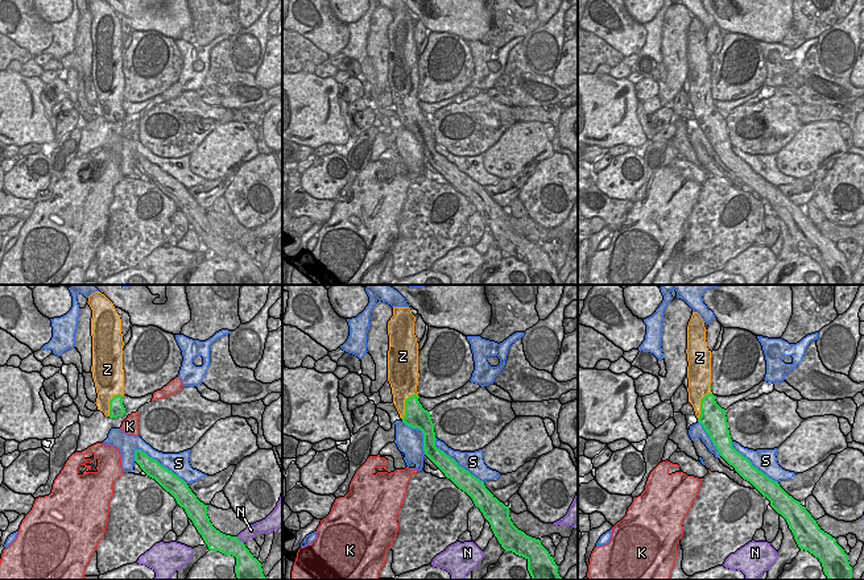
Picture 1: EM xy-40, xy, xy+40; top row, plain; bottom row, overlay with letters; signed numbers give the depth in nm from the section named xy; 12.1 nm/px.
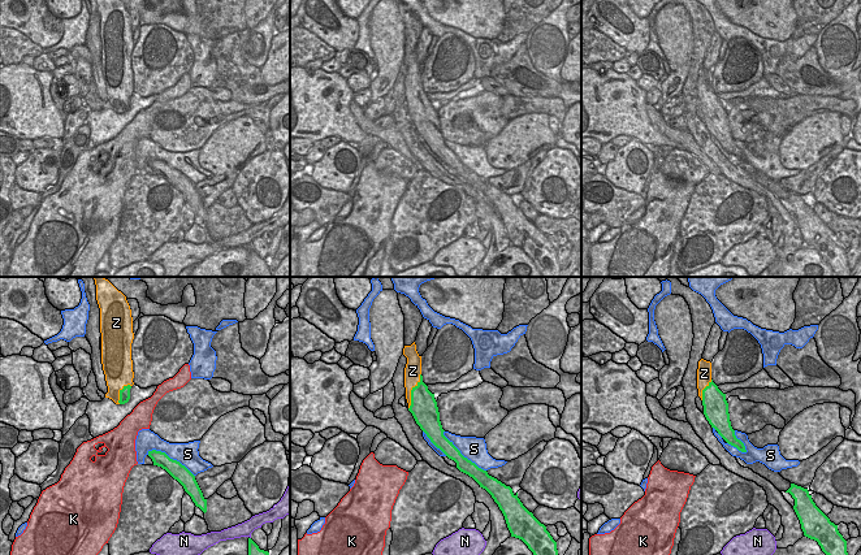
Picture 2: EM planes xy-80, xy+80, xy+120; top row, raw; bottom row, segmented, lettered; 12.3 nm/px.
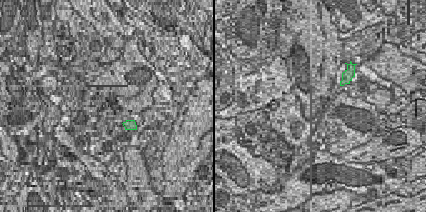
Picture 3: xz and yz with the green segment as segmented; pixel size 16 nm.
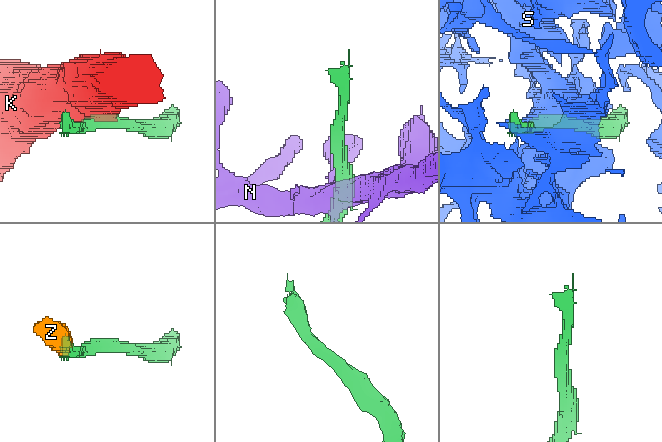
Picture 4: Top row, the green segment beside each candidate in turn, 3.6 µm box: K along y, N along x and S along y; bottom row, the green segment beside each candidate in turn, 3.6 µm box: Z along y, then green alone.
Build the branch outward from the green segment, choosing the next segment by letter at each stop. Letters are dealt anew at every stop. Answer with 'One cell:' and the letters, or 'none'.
One cell: Z

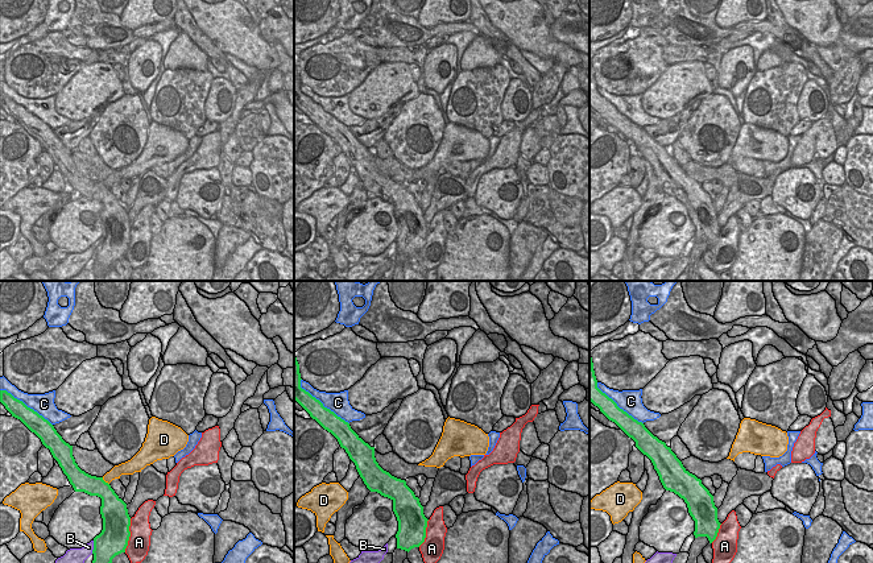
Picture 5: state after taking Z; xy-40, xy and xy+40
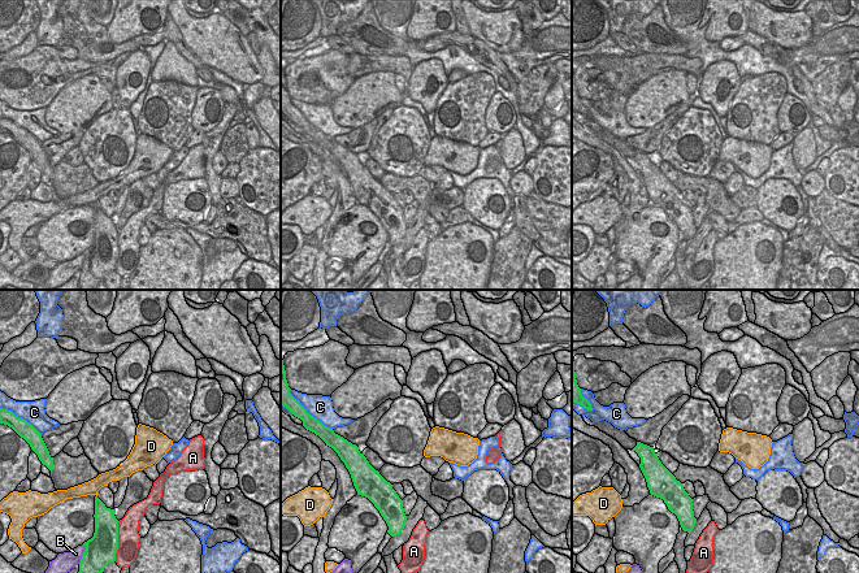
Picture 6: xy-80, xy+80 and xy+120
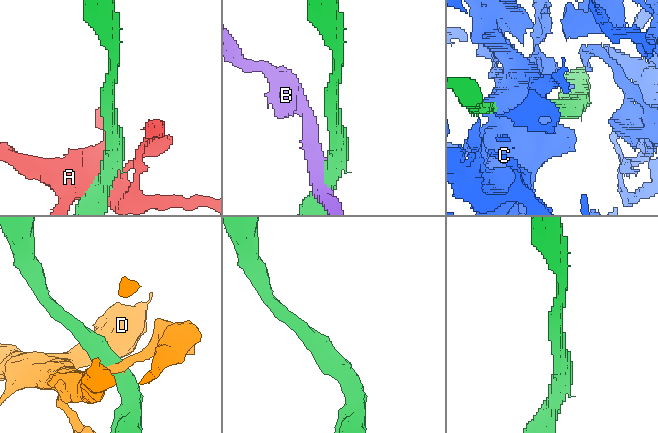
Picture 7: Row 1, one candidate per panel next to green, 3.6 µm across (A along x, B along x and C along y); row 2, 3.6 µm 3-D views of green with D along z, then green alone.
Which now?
One cell: B.

